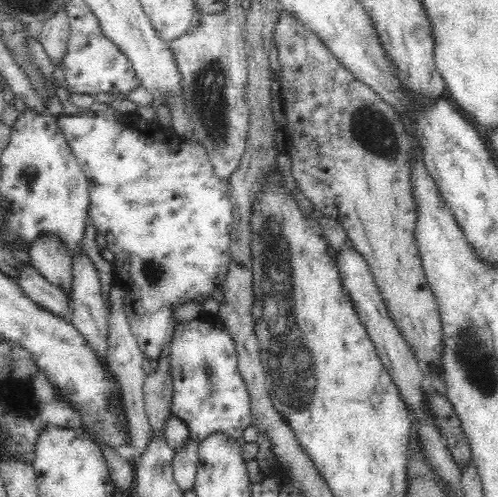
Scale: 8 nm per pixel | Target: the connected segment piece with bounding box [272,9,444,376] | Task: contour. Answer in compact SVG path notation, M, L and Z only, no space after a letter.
M279 9L280 20L274 26L274 40L278 49L278 62L280 65L280 96L281 108L286 117L285 128L288 129L283 139L284 153L291 158L291 173L296 182L296 186L302 191L302 194L310 199L316 211L321 214L334 218L346 230L346 235L352 241L353 248L366 260L369 265L373 280L383 296L387 311L392 319L393 325L400 331L404 337L404 341L410 345L414 357L418 359L420 369L424 371L426 376L430 375L432 370L437 370L442 375L442 356L444 349L442 323L439 315L439 308L435 296L427 284L423 264L414 235L416 220L418 220L418 212L416 212L416 203L411 187L411 158L413 148L411 147L411 137L406 132L404 125L398 112L394 110L380 95L376 95L376 91L372 87L361 83L352 73L342 66L342 63L335 57L330 49L323 43L321 38L312 31L304 28L301 22L298 22L293 16Z

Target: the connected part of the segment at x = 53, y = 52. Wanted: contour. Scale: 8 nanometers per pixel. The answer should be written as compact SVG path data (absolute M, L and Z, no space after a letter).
M60 10L42 25L38 39L43 44L52 64L59 64L62 67L62 60L66 56L70 30L66 10Z

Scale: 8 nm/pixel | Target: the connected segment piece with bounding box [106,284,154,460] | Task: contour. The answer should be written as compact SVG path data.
M114 284L110 290L110 310L107 311L107 341L108 350L106 350L107 366L111 373L120 382L122 387L122 404L127 414L131 446L133 448L133 460L138 459L144 454L144 450L148 448L154 432L148 420L145 404L144 404L144 389L145 370L143 369L143 360L145 359L140 351L138 342L132 334L125 308L125 298L128 297L126 292Z

